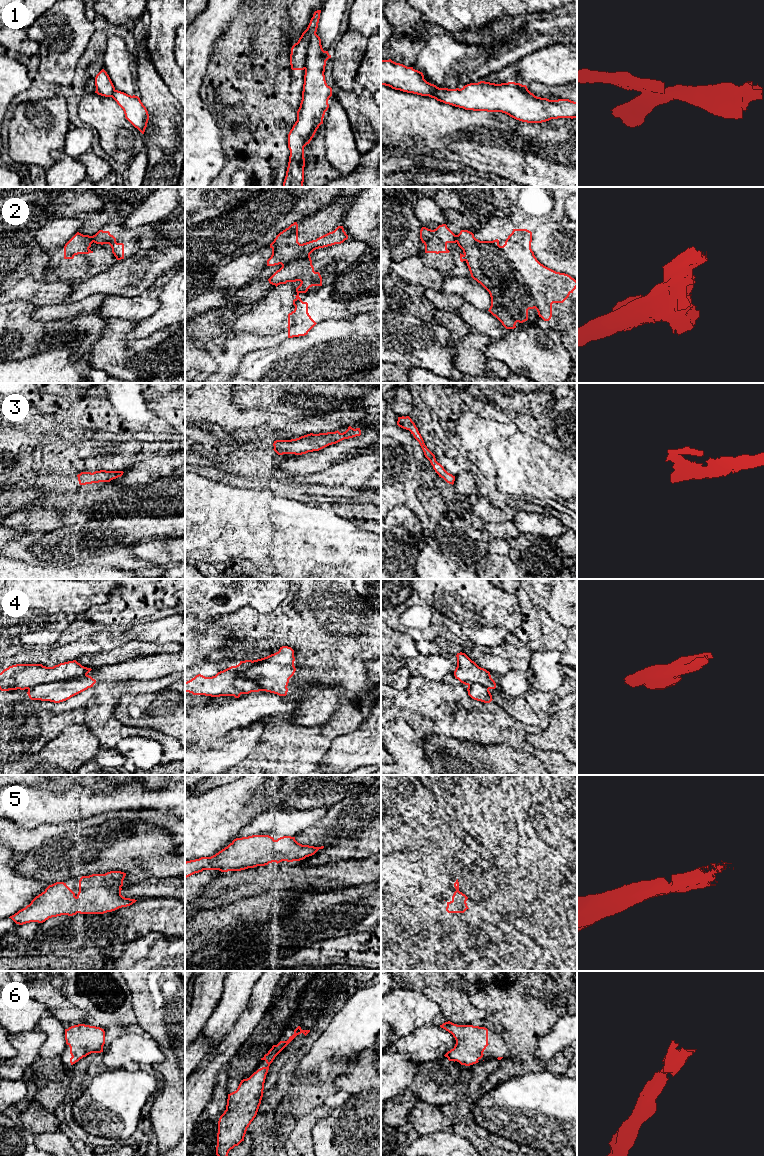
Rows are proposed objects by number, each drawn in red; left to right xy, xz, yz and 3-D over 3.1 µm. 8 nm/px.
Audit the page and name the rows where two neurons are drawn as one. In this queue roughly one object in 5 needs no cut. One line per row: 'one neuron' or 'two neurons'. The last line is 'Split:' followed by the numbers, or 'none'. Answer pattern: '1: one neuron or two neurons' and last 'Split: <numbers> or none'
1: two neurons
2: two neurons
3: one neuron
4: two neurons
5: one neuron
6: one neuron
Split: 1, 2, 4

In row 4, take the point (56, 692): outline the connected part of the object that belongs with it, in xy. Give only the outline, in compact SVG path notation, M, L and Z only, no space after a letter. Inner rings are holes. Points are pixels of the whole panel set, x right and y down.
M89 675L74 677L65 681L37 685L28 689L31 700L60 703L93 687L96 680Z

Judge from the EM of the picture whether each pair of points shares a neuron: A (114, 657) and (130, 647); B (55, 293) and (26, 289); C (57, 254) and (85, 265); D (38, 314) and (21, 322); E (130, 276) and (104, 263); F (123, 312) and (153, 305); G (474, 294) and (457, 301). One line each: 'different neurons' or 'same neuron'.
A: same neuron
B: same neuron
C: same neuron
D: different neurons
E: different neurons
F: same neuron
G: different neurons

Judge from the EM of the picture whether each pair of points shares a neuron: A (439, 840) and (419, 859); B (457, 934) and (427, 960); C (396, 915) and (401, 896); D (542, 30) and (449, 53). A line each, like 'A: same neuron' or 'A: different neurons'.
A: different neurons
B: different neurons
C: different neurons
D: same neuron

